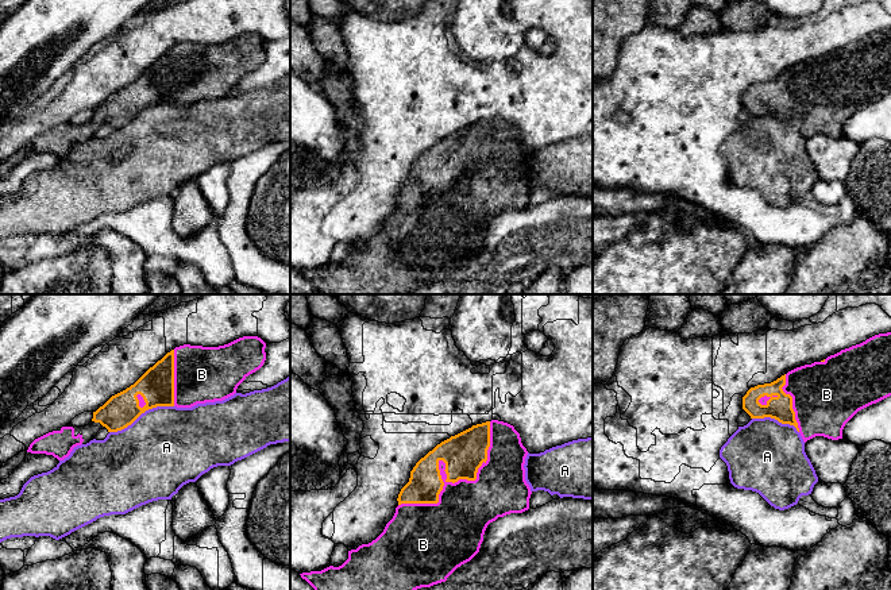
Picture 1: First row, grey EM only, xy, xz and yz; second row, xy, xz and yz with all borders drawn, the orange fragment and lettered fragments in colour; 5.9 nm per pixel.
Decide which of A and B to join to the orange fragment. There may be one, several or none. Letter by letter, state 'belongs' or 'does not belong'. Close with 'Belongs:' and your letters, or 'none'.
A: does not belong
B: belongs
Belongs: B

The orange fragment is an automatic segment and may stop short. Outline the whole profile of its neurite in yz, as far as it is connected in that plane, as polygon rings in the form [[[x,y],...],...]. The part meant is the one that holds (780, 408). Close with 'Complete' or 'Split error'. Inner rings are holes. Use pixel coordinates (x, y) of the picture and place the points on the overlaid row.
[[[891,332],[841,350],[821,362],[796,367],[771,383],[751,387],[742,409],[751,419],[771,417],[796,428],[803,441],[824,436],[842,439],[845,424],[861,409],[891,396]]]. Split error

